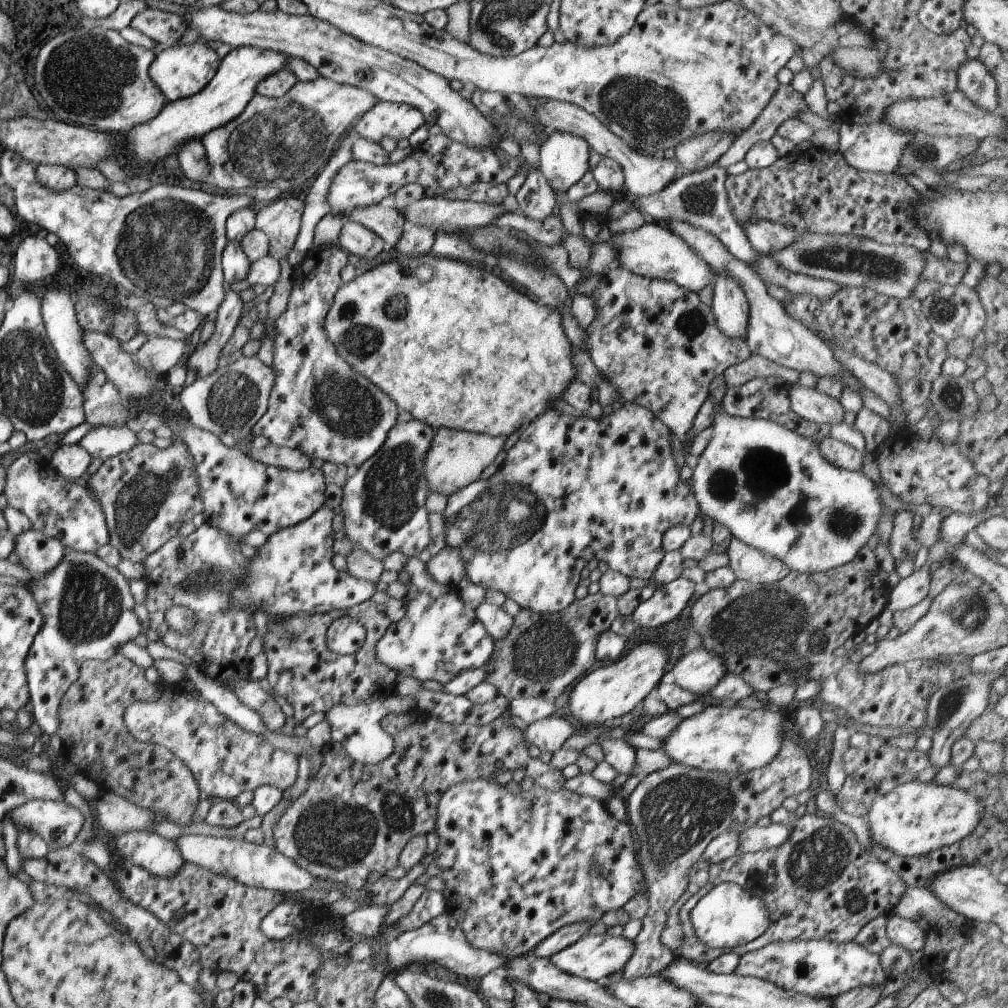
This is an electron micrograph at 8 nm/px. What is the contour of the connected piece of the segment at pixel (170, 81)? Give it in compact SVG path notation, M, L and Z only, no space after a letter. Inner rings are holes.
M199 40L193 44L162 48L154 55L147 74L151 82L157 86L157 90L163 94L163 98L171 102L197 94L213 78L219 63L215 51Z

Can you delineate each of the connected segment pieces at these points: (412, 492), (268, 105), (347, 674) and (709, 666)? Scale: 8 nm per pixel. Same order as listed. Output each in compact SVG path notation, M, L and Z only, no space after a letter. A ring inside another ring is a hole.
M417 419L407 422L395 423L393 428L387 432L385 442L371 458L367 458L359 468L350 471L345 484L342 486L342 497L339 508L343 513L343 530L345 537L349 539L354 547L365 550L375 560L383 562L385 556L396 551L405 556L415 557L429 544L429 525L427 523L427 511L424 500L428 496L427 484L421 474L422 460L429 448L429 442L433 438L434 429L428 424Z
M318 75L309 82L296 81L283 96L267 98L254 94L245 105L243 112L220 126L207 132L200 138L205 152L206 166L209 166L208 180L222 189L239 190L241 188L260 187L270 184L284 192L297 189L302 183L316 176L327 164L334 151L334 144L343 132L349 132L351 122L359 120L367 110L373 108L379 100L367 90L347 84L337 84L334 80Z
M365 600L347 610L321 614L293 614L268 617L263 636L262 652L267 660L266 679L271 694L286 700L293 709L293 720L301 723L313 712L327 712L335 704L358 705L375 702L394 694L396 672L385 668L375 658L375 644L391 620L377 610L371 600ZM348 616L357 620L365 632L363 646L353 654L340 655L326 648L326 628L333 620Z
M703 646L683 654L671 672L677 686L699 696L711 692L727 674L723 658L703 649Z

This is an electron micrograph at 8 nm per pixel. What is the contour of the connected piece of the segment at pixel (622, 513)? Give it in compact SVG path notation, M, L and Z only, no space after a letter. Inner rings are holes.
M623 402L621 408L610 414L602 414L597 420L588 418L586 413L571 416L552 408L545 410L541 416L531 420L531 424L521 432L515 444L505 451L504 461L490 478L477 479L446 498L445 508L441 512L445 526L445 547L459 550L459 556L464 562L464 580L476 583L483 590L500 592L505 598L516 602L521 609L554 613L561 612L574 601L573 592L579 582L579 572L593 558L603 560L609 569L624 574L628 579L652 579L653 572L664 555L661 538L665 531L671 526L689 526L699 512L692 486L686 482L686 472L676 468L671 454L670 435L670 430L659 418L655 418L646 408L631 403Z

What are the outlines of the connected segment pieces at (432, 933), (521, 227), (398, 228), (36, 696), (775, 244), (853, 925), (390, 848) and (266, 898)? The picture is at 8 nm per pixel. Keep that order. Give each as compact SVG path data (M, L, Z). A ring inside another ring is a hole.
M441 912L425 922L423 926L416 928L415 930L405 931L395 939L391 939L386 943L386 958L384 960L386 970L403 969L403 966L407 964L415 964L415 962L421 962L421 964L433 964L443 966L451 972L457 974L457 976L464 976L465 978L481 978L488 972L500 972L503 970L505 964L507 964L509 958L501 956L501 954L493 954L493 952L487 952L487 950L481 950L481 948L473 948L469 942L464 938L459 924L455 922L455 918L449 913Z
M505 212L491 224L499 228L512 228L523 232L528 238L543 246L561 246L561 236L565 234L561 220L553 214L547 216L545 220L535 220L521 215L521 212Z
M381 204L349 210L346 220L362 224L367 230L374 232L383 241L385 251L391 250L397 238L404 230L404 218L395 209Z
M71 550L61 556L59 564L45 572L41 578L32 578L25 585L25 590L33 596L38 604L39 614L43 616L43 624L35 634L27 656L24 660L24 671L31 702L31 720L38 733L48 736L56 734L57 712L63 693L77 680L79 666L83 661L97 659L109 660L119 648L131 642L138 634L149 634L137 620L133 612L136 602L131 596L127 580L116 568L107 566L95 553Z
M751 219L749 224L743 226L742 231L745 233L751 248L759 256L772 255L787 248L789 244L793 244L797 240L799 235L794 228L773 224L767 220L753 221Z
M811 809L795 822L789 838L781 846L754 853L737 853L710 865L708 878L707 884L698 888L678 912L683 944L675 955L699 965L706 965L724 950L711 949L695 938L689 911L699 898L722 882L735 883L751 896L761 898L769 914L769 926L761 936L729 950L738 957L772 942L800 941L813 936L851 942L864 924L879 914L891 912L907 888L900 876L863 850L846 824Z
M411 708L411 712L407 711L405 714L413 714L415 720L405 722L405 716L397 718L396 714L388 714L378 722L380 728L390 735L393 750L385 760L377 764L355 762L341 744L333 742L303 794L283 811L275 823L272 830L274 848L283 856L291 858L299 868L311 872L317 880L329 880L359 890L366 887L367 877L371 872L385 875L387 870L397 867L397 857L407 841L415 835L426 835L435 828L435 808L441 794L460 782L476 778L489 779L501 771L521 766L525 776L531 778L537 788L557 792L564 787L566 779L562 772L549 768L548 764L538 758L529 757L522 732L513 725L505 724L501 717L481 726L455 726L423 714L419 709ZM347 788L355 790L356 796L343 800L341 793Z
M124 860L121 868L111 875L115 876L121 896L156 916L169 932L197 948L197 958L203 968L216 974L233 972L239 981L252 982L256 996L265 1002L270 1003L275 998L287 998L293 1003L313 1001L320 974L320 948L308 942L307 938L298 940L298 932L282 942L281 939L267 939L259 931L259 922L270 910L281 902L295 904L297 898L245 886L190 862L185 862L173 876L159 878ZM177 910L183 910L183 916L171 920L171 912Z

